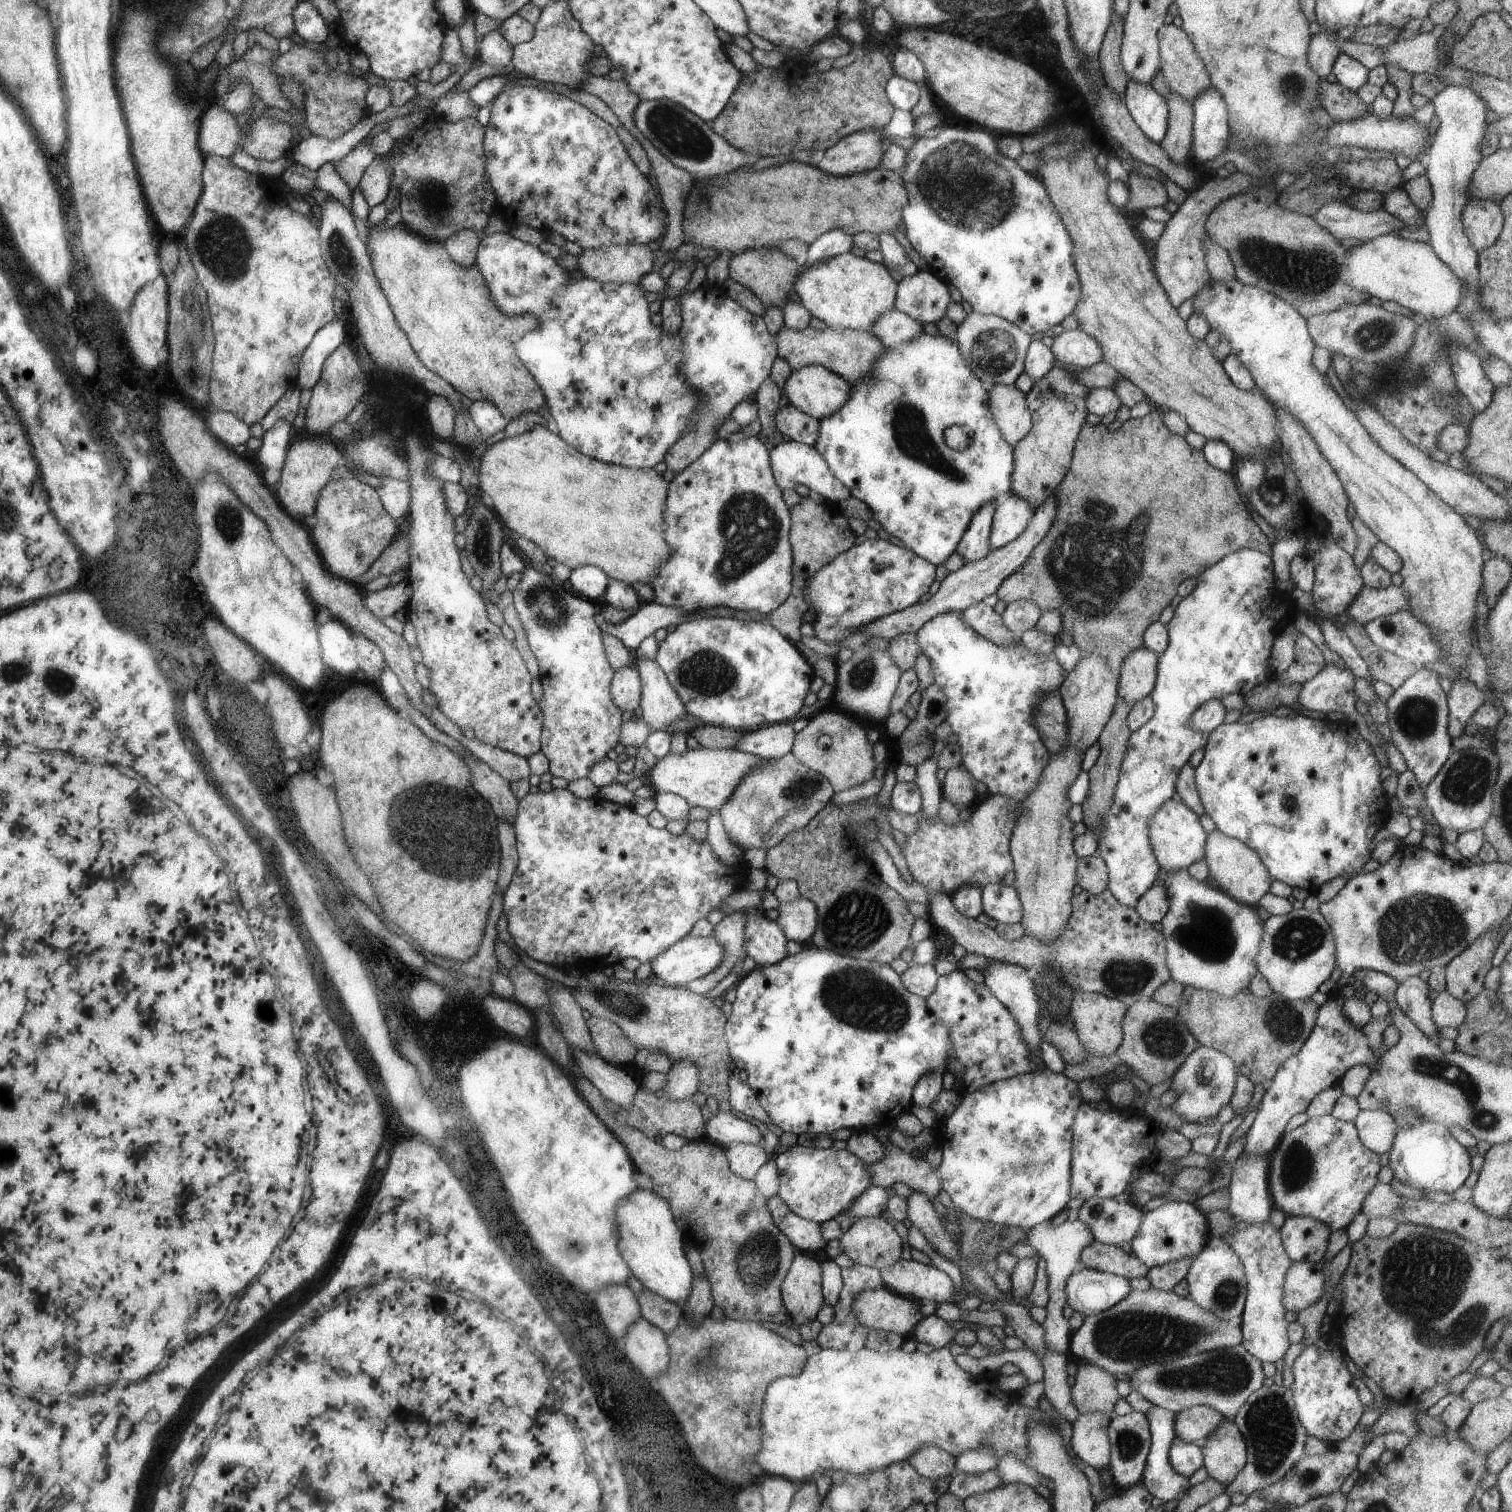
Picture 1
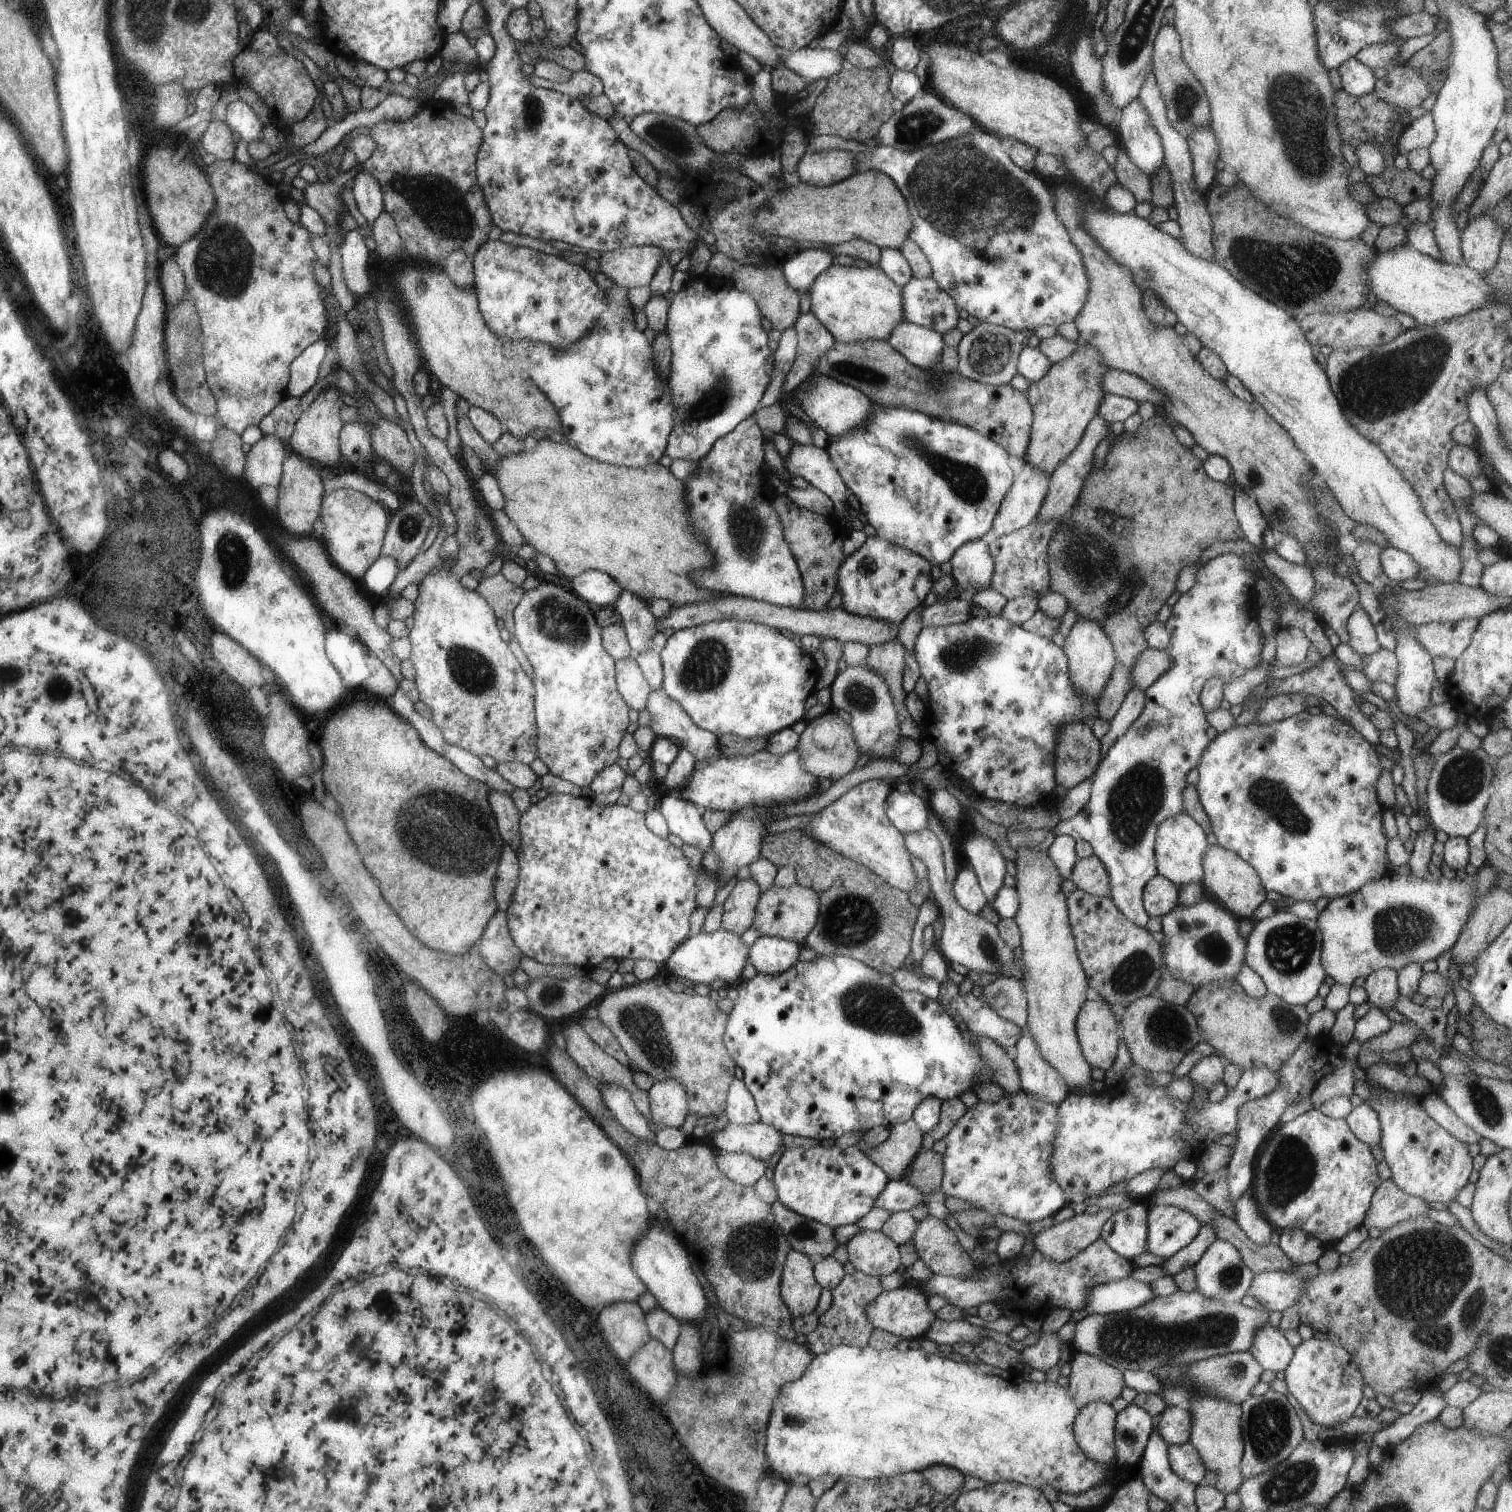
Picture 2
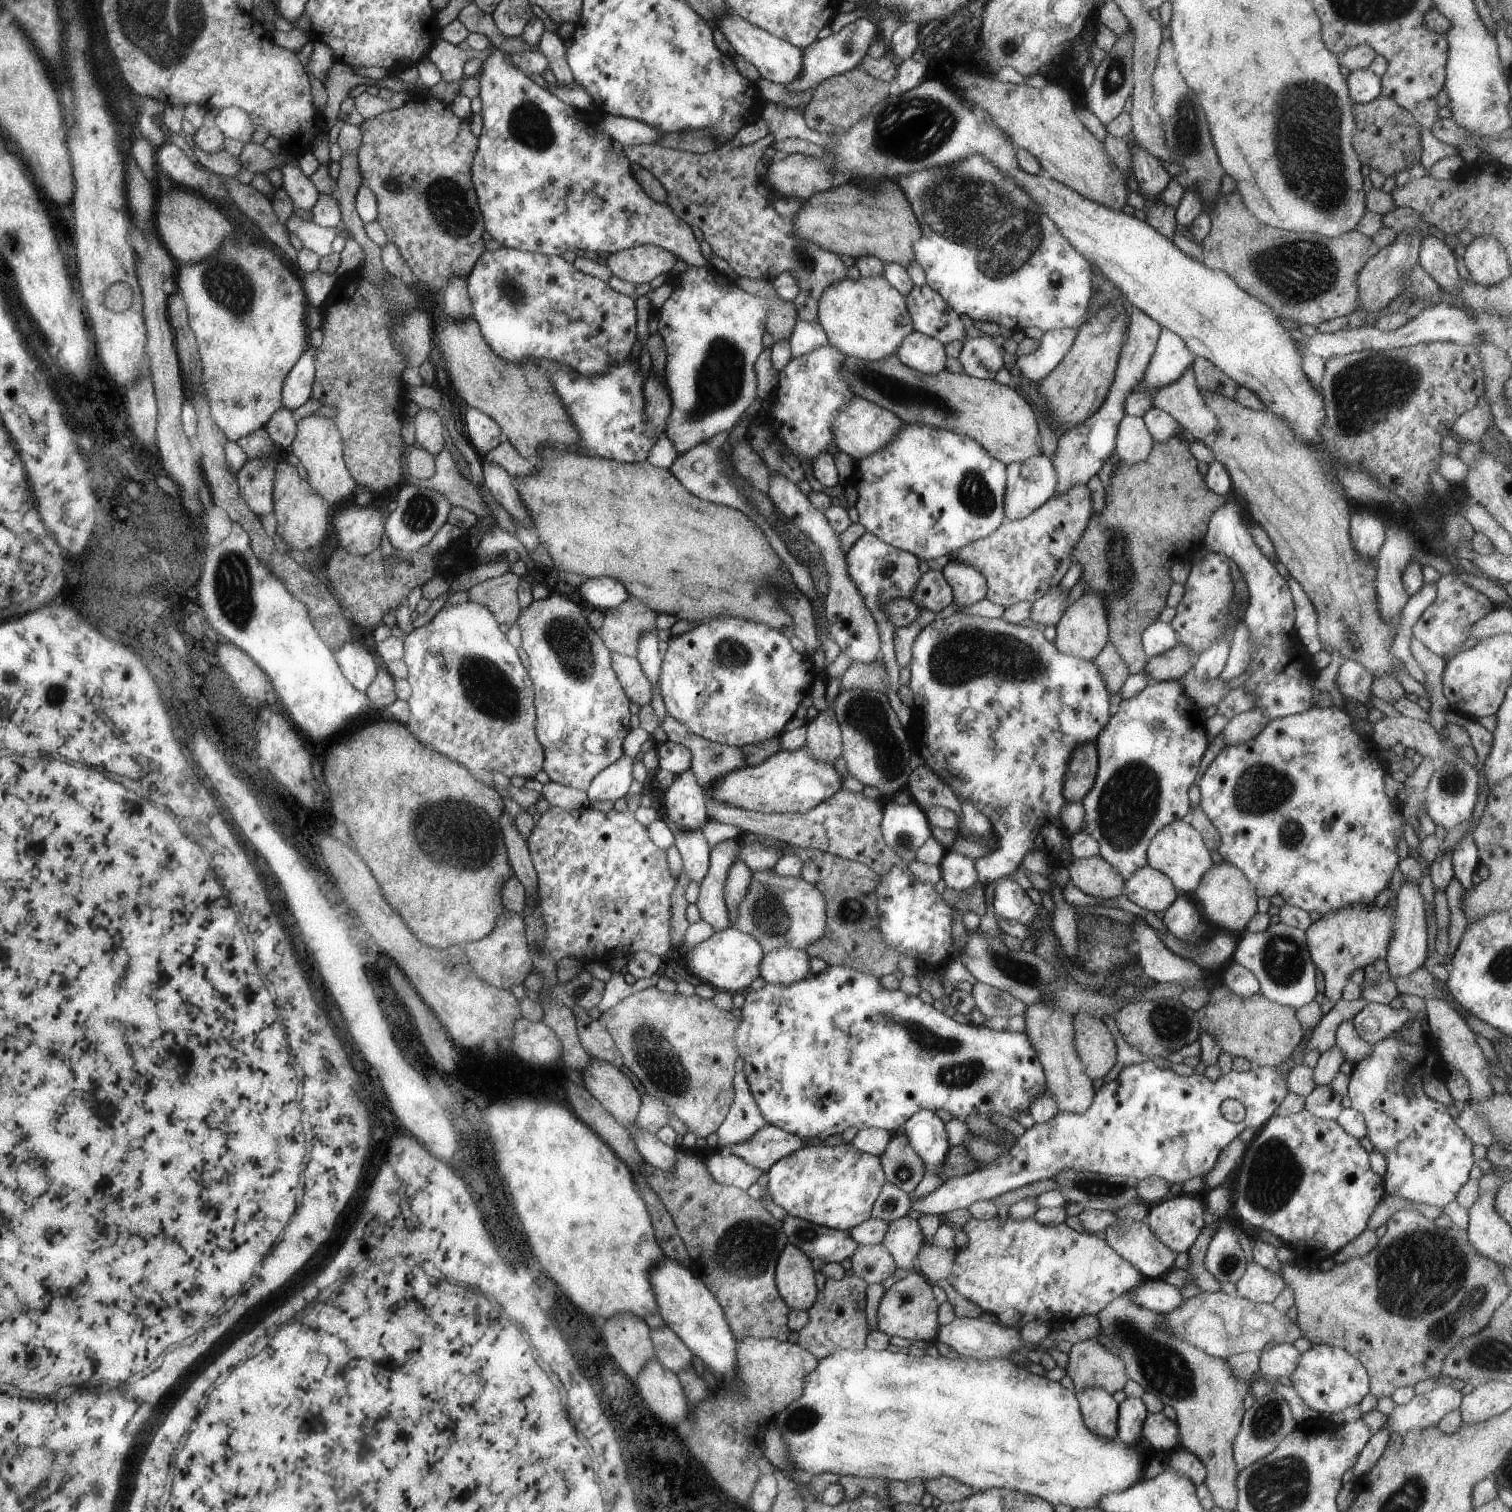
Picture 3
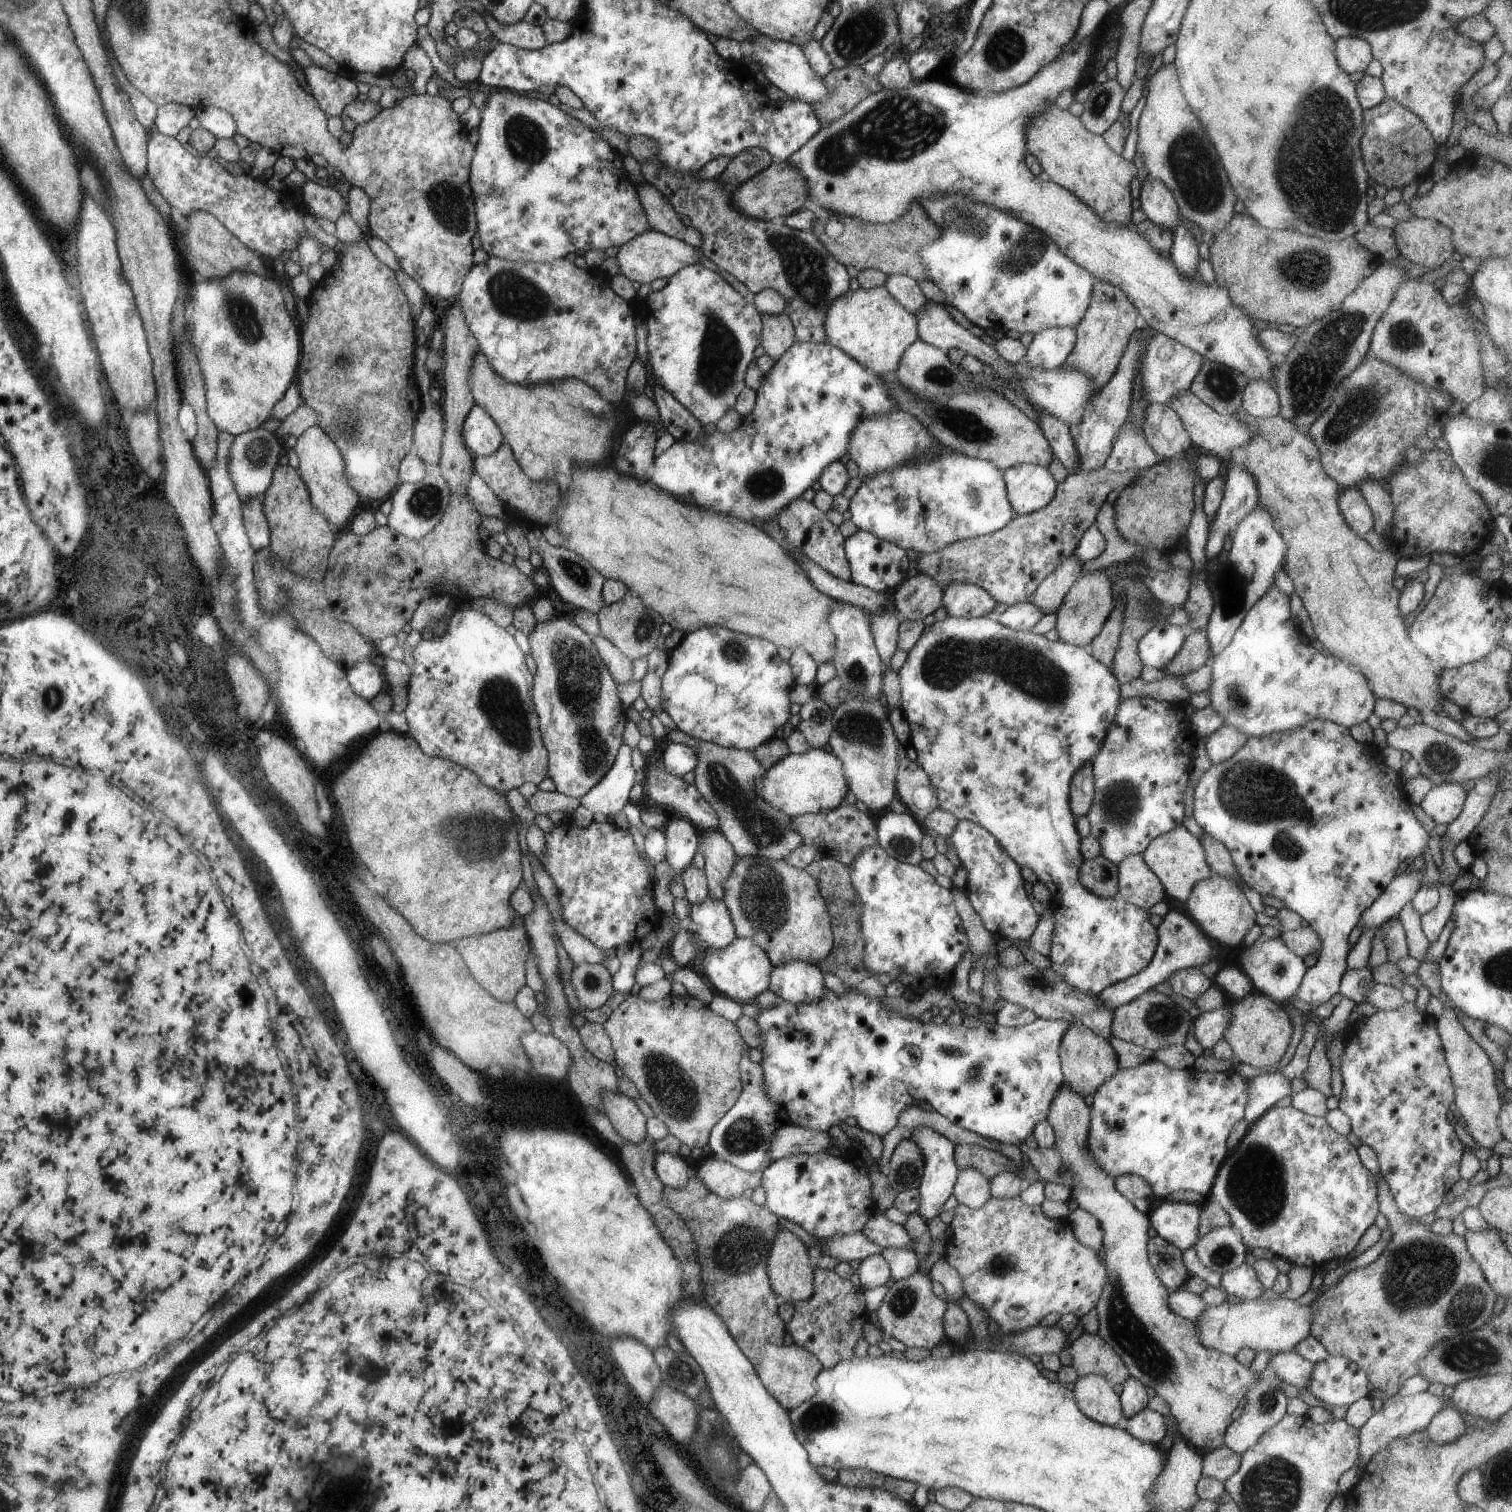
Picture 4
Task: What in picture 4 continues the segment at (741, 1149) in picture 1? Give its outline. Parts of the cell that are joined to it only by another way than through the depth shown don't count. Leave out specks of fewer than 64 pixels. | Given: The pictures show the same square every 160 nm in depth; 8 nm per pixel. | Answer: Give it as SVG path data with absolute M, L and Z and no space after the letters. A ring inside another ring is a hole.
M714 1156L706 1158L696 1173L704 1184L722 1198L734 1198L744 1194L744 1190L754 1190L761 1185L763 1172L749 1173L731 1162Z

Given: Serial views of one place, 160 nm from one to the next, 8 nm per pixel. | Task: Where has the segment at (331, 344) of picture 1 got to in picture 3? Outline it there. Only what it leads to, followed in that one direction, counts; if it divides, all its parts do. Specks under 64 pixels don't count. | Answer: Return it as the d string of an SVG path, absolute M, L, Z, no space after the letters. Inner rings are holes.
M308 349L283 382L284 407L294 411L310 400L315 379L315 368L315 350Z

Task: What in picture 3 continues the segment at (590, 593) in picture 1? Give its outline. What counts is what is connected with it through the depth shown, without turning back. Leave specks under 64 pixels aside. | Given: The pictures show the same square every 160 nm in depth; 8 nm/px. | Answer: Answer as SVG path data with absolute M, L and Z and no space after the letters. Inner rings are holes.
M612 577L586 579L579 586L579 593L590 606L603 611L620 606L629 597L622 582Z

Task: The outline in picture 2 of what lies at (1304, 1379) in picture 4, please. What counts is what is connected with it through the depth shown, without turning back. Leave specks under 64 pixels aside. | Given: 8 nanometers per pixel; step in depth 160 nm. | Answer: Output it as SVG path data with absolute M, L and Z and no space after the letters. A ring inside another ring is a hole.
M1268 1323L1255 1334L1248 1351L1264 1370L1277 1372L1284 1370L1290 1364L1295 1348L1290 1345L1280 1329Z

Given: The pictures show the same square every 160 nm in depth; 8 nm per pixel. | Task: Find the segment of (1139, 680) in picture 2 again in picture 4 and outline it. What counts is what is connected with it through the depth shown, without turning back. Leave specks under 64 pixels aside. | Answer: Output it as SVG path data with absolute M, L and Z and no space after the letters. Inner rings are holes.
M1206 631L1187 632L1183 647L1165 666L1167 676L1180 677L1187 672L1195 671L1209 664L1210 645Z

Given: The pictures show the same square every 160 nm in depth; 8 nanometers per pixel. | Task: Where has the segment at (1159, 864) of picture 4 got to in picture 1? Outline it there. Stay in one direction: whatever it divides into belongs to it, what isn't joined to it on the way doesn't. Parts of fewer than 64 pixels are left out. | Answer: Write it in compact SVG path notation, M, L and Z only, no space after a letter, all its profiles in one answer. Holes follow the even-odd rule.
M1177 796L1170 798L1170 802L1160 806L1160 810L1152 816L1148 834L1150 834L1150 844L1154 850L1154 856L1162 871L1168 874L1186 870L1194 862L1200 862L1205 856L1206 830L1202 828L1199 816L1194 814L1187 804L1180 802Z

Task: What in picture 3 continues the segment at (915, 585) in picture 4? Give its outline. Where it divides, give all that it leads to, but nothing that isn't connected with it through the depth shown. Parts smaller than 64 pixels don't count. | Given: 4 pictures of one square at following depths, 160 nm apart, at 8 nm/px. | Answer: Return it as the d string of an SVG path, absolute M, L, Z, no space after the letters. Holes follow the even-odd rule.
M941 570L924 573L914 587L911 598L921 610L933 613L944 610L954 603L952 587Z

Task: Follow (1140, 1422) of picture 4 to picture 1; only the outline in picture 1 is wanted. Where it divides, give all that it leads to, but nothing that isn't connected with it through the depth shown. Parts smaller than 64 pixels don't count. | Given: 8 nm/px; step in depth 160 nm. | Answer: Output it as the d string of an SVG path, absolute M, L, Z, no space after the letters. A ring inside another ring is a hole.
M1206 1406L1191 1407L1176 1414L1174 1430L1184 1443L1202 1442L1208 1439L1212 1430L1224 1420L1220 1412Z

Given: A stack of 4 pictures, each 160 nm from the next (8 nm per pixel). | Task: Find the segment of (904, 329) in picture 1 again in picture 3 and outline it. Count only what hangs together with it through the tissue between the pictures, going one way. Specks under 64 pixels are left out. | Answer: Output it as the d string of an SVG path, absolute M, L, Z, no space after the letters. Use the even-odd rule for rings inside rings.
M912 331L904 337L895 353L903 365L925 375L939 373L948 360L945 345L920 331Z

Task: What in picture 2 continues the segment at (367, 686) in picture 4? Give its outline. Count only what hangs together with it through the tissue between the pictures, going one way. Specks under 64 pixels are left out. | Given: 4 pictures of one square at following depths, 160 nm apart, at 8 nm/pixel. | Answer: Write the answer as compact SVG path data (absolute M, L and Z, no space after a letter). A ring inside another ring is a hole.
M331 625L328 629L326 647L346 686L351 689L361 686L370 674L367 647L358 638L342 632L338 625Z

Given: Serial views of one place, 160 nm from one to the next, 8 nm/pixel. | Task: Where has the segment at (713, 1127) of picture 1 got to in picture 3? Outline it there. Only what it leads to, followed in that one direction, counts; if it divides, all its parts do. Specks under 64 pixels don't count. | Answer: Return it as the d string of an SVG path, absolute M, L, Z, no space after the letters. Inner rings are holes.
M766 1125L747 1141L732 1145L727 1152L739 1156L750 1166L768 1170L781 1158L802 1149L805 1139L793 1135L779 1126Z

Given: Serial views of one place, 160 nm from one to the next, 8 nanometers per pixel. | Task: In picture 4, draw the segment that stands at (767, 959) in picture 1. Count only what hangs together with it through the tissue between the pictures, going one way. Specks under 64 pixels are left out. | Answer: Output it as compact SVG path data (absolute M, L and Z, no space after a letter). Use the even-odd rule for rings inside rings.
M806 961L774 965L769 988L778 997L793 1003L822 1001L827 996L823 971Z

